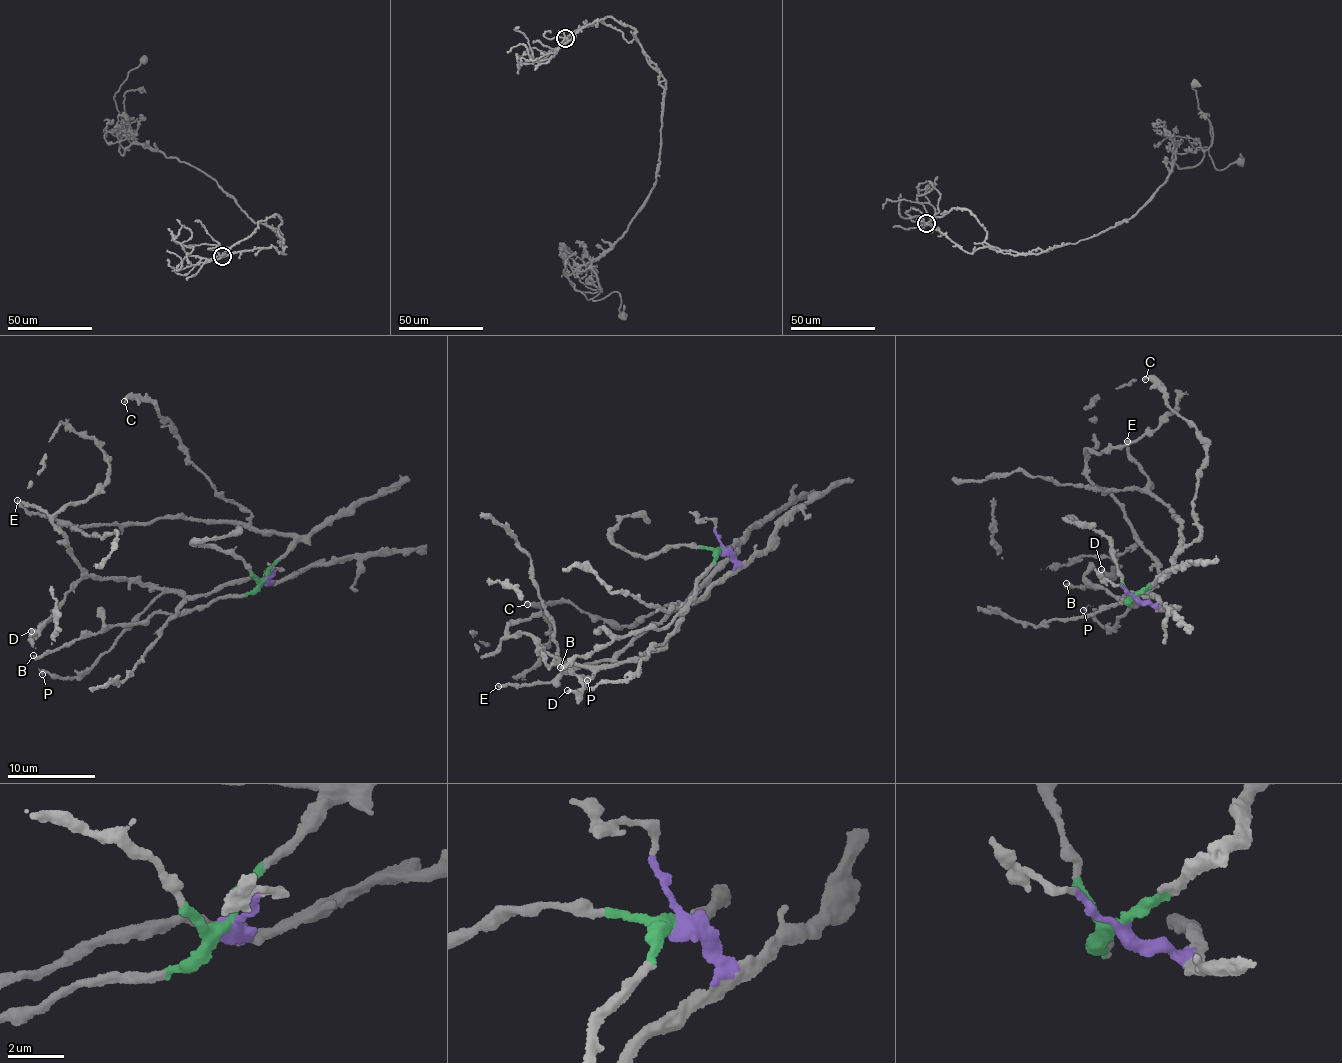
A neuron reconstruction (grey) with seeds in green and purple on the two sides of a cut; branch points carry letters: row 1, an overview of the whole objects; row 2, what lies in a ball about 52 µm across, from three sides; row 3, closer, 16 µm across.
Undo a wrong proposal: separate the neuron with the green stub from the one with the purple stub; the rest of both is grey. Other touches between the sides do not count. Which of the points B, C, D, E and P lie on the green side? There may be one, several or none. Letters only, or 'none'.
B, C, E

